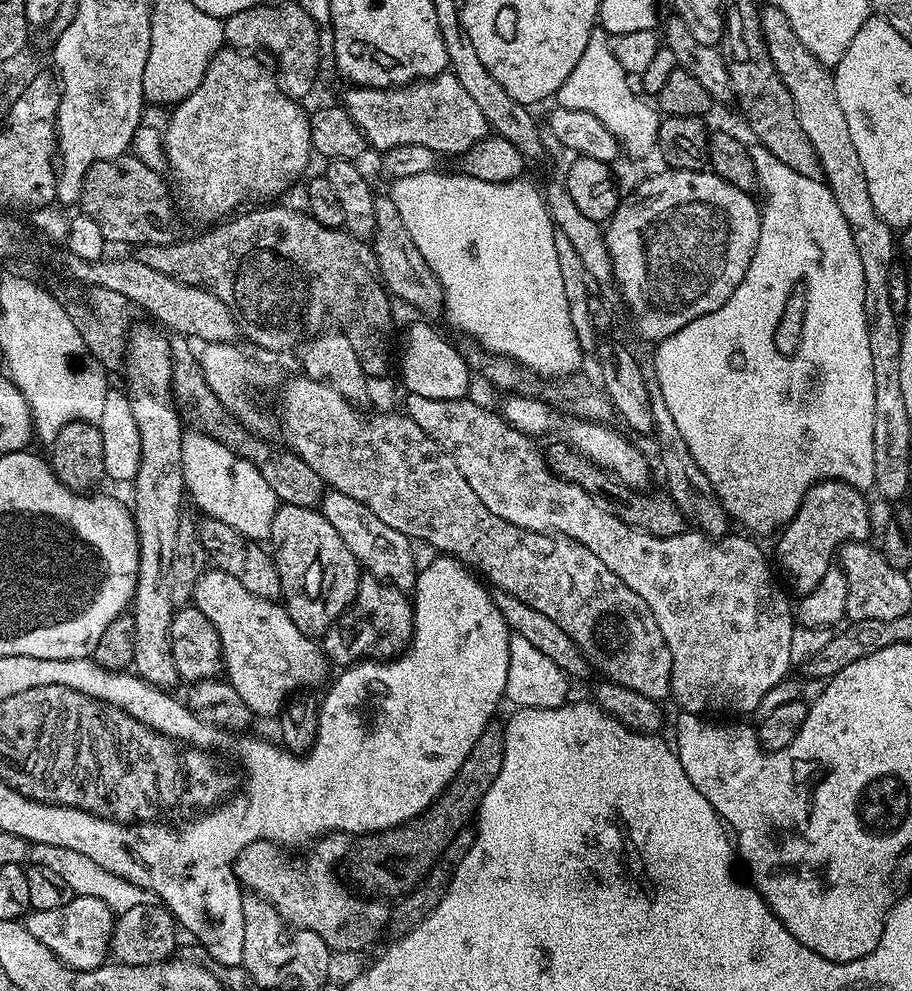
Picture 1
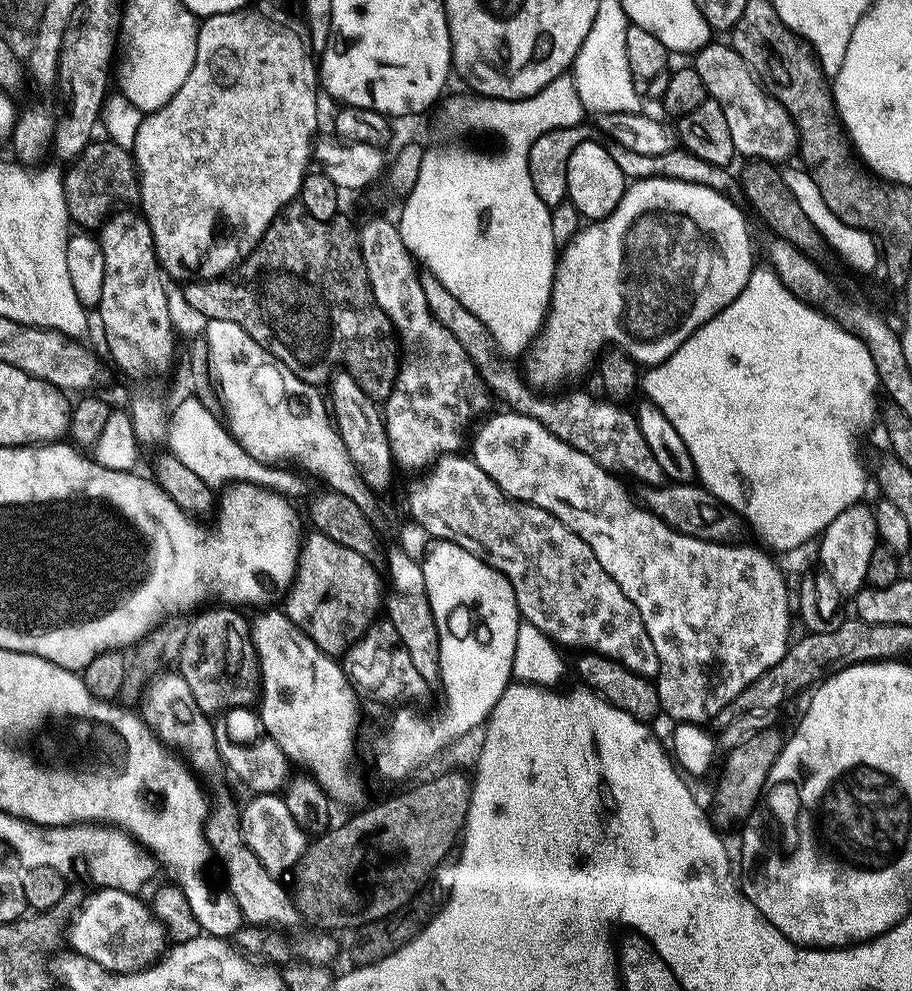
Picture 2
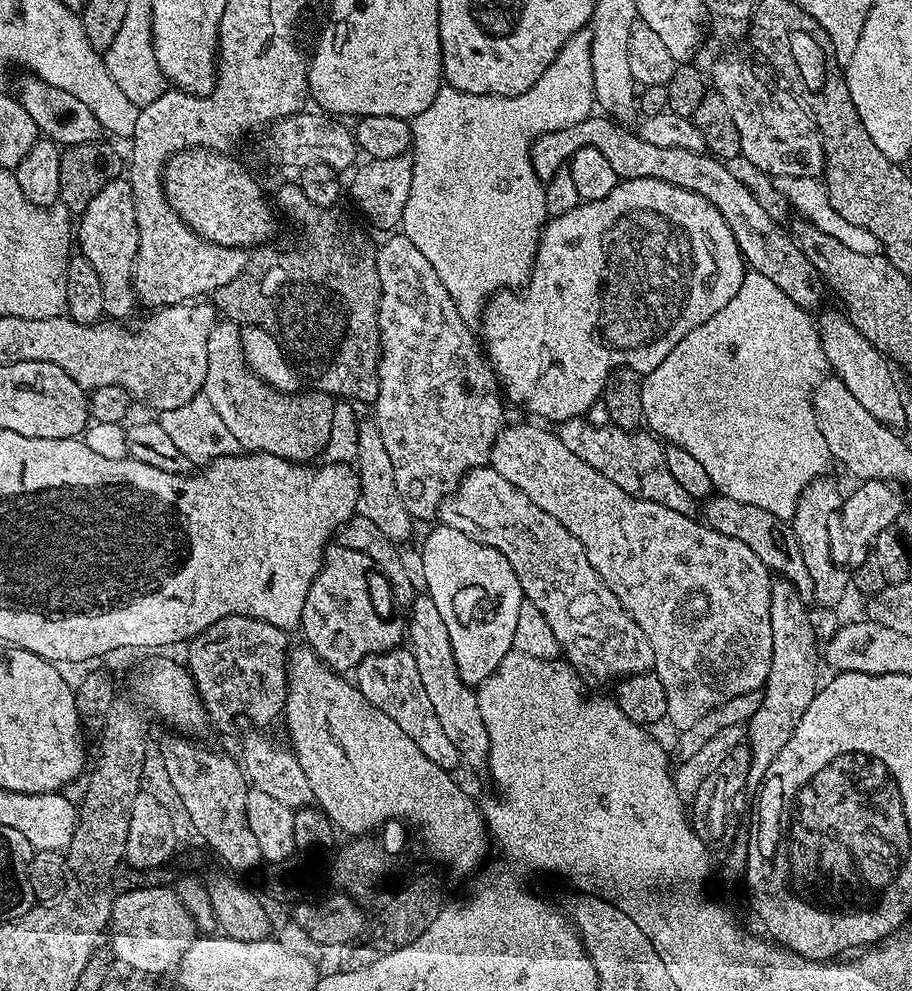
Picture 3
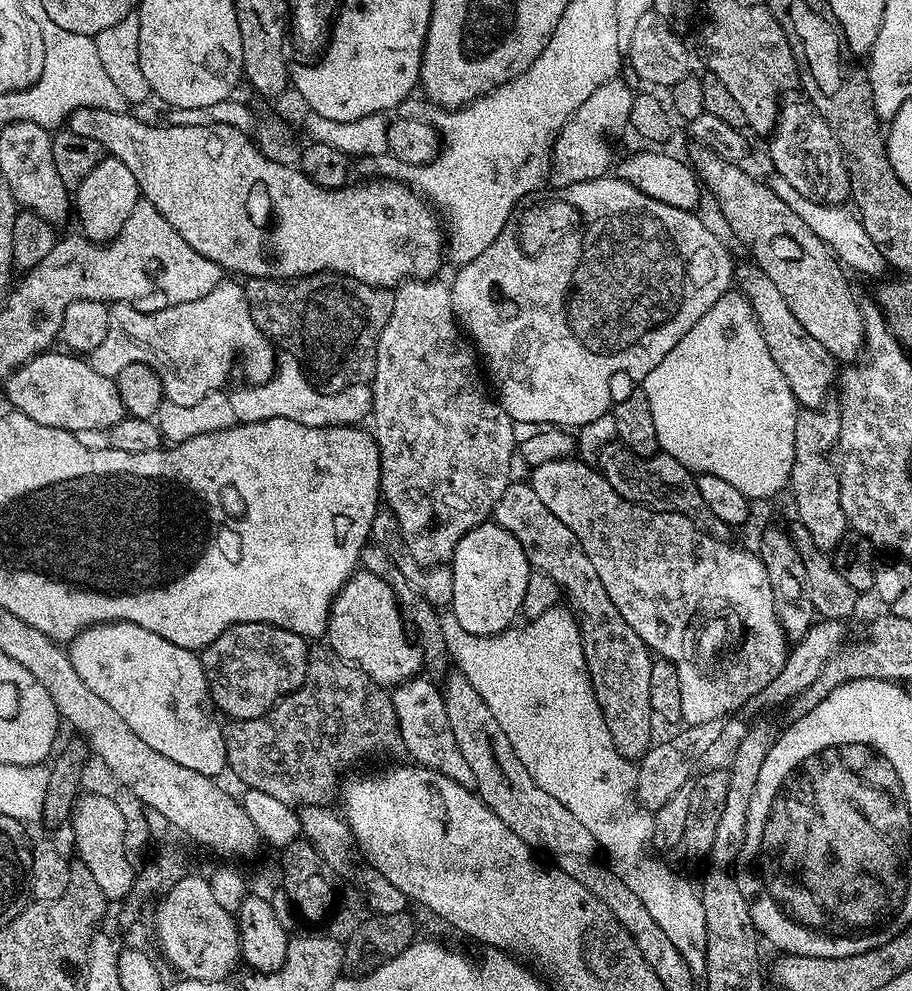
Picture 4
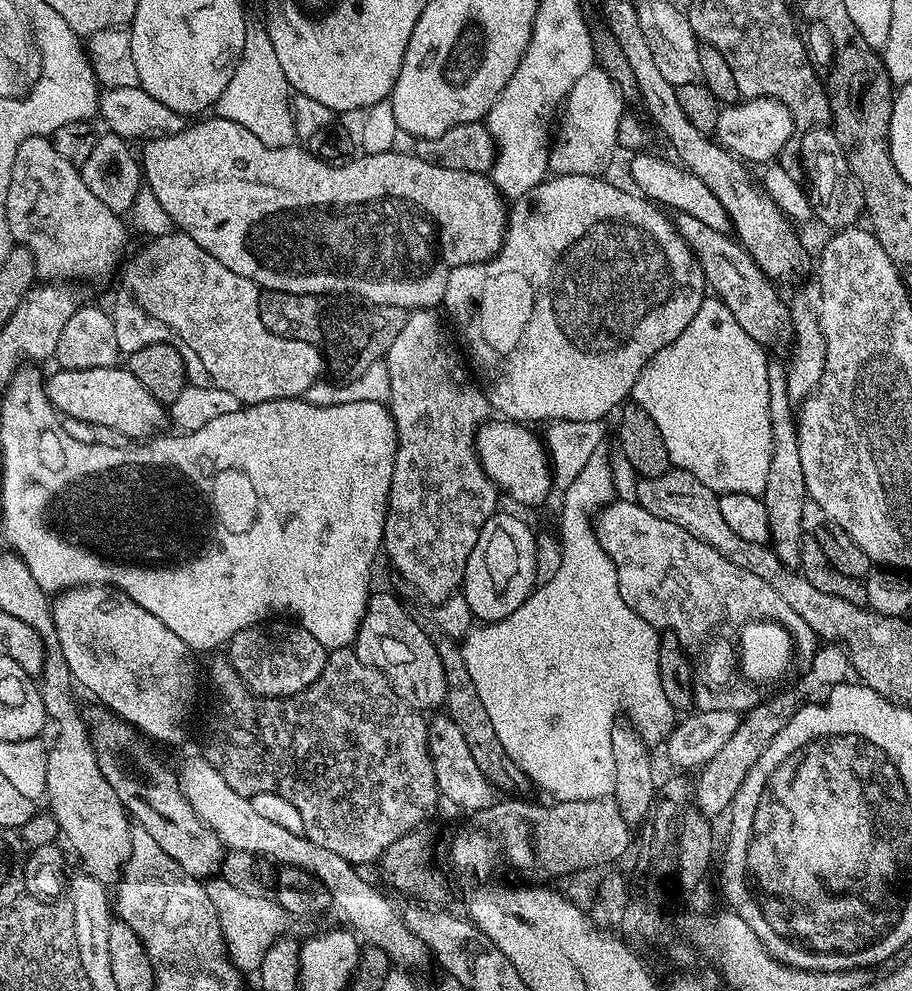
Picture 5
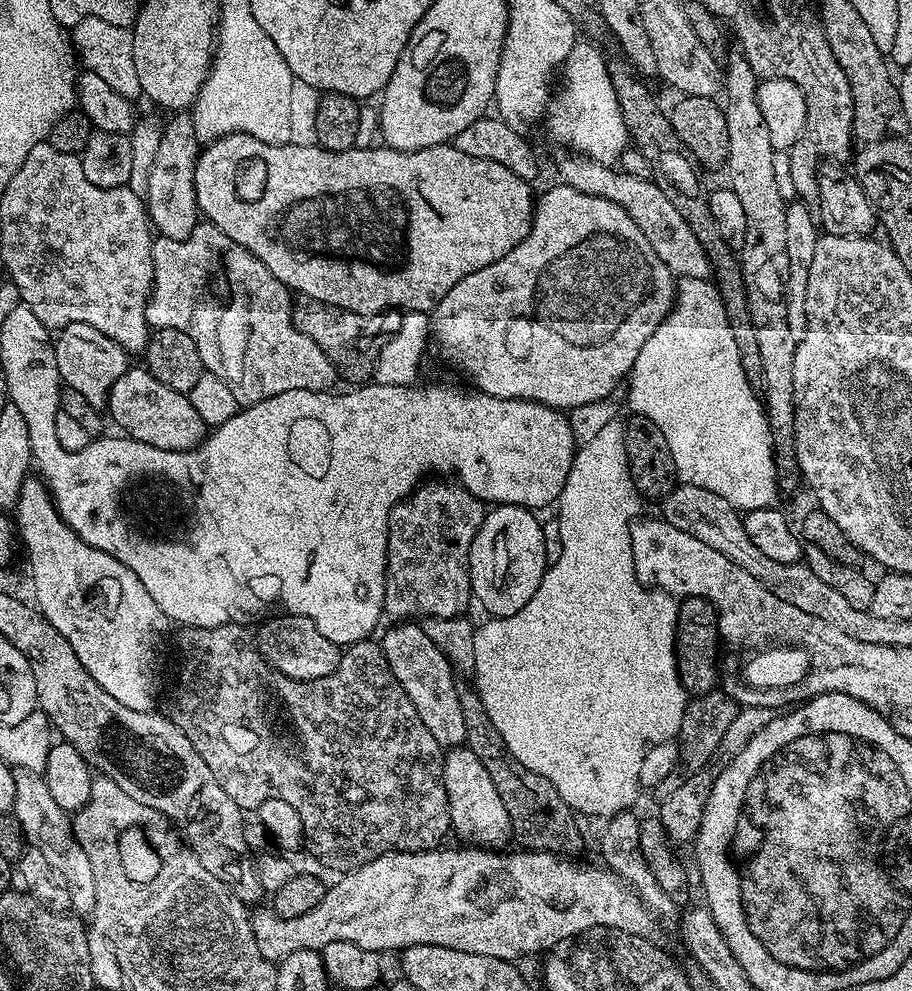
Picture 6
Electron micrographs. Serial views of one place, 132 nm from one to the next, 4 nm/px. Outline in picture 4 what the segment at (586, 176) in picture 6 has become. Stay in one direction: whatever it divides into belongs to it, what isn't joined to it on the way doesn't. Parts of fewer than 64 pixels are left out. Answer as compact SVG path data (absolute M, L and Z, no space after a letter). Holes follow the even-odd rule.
M748 264L741 268L739 265L735 269L734 280L739 291L748 297L756 319L760 322L760 329L764 331L766 338L766 348L770 350L770 358L774 358L778 370L782 370L782 378L786 378L786 386L790 386L801 409L821 407L829 399L828 391L831 388L833 391L837 383L837 360L826 350L826 346L822 346L822 342L817 342L811 334L806 334L806 329L799 324L798 318L794 318L790 306L786 306L786 298L782 298L778 286L774 286L774 282L770 282L770 278L766 278L766 274L762 274L759 268Z

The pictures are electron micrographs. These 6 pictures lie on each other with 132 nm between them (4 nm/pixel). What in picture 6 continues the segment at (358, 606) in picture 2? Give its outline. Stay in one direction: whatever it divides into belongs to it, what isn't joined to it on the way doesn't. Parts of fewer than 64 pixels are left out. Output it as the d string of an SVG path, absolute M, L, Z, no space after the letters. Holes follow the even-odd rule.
M396 622L382 639L384 657L394 678L406 690L410 702L414 702L414 710L418 710L418 718L434 734L441 746L460 746L466 738L466 722L462 718L462 702L457 677L451 663L423 632L416 622Z

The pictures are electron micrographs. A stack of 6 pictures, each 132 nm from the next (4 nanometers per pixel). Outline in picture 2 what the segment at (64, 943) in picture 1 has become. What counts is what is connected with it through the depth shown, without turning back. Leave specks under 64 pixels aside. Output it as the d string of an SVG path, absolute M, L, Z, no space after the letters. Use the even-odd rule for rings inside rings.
M113 888L92 890L89 896L81 899L79 907L67 921L67 947L111 972L137 972L155 964L165 951L166 937L149 905L140 899L139 895Z

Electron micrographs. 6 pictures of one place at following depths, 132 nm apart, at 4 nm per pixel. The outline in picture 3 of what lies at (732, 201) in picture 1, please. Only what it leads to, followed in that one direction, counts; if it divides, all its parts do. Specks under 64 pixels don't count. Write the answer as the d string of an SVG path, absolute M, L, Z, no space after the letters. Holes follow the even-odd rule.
M634 178L620 180L606 194L606 198L585 200L574 210L566 210L566 214L553 216L544 225L540 233L540 244L536 247L536 263L532 265L532 274L528 277L524 296L516 296L515 291L501 290L488 297L484 305L482 317L482 340L486 345L486 355L502 385L503 395L509 405L517 404L525 408L532 416L541 416L544 420L575 420L583 417L590 410L596 399L603 397L608 387L608 378L618 368L629 368L641 374L653 372L682 342L685 332L694 330L694 326L702 326L706 318L714 318L734 294L738 294L738 286L742 286L742 278L746 275L744 256L738 250L738 242L734 242L734 234L730 234L730 226L726 226L726 218L718 214L715 205L697 192L680 188L670 182L662 182L654 178Z

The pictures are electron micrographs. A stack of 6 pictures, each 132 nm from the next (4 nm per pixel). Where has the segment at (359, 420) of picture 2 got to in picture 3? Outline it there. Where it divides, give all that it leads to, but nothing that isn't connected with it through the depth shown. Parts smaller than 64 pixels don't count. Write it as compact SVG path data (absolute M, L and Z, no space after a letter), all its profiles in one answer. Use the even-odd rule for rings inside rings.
M361 423L358 436L358 454L354 462L360 484L361 513L381 528L384 535L388 536L390 540L407 541L412 536L410 534L414 518L406 510L406 504L398 491L394 465L391 463L390 454L382 441L380 429L375 423Z

